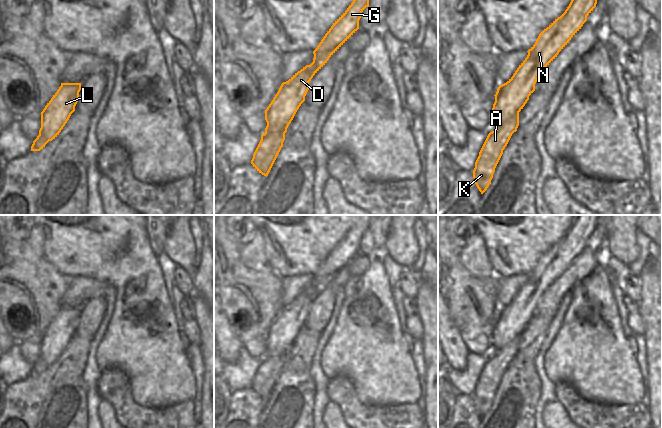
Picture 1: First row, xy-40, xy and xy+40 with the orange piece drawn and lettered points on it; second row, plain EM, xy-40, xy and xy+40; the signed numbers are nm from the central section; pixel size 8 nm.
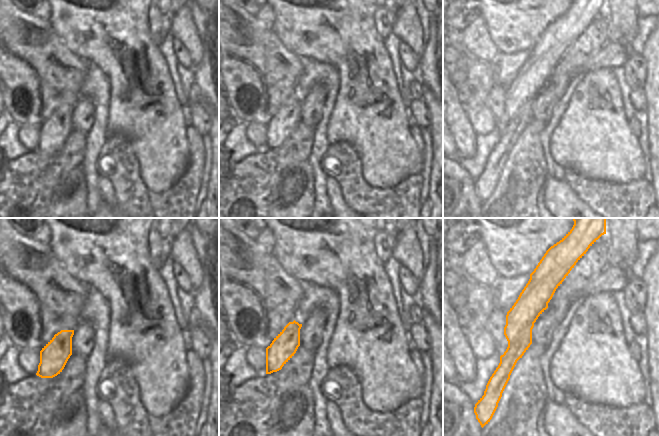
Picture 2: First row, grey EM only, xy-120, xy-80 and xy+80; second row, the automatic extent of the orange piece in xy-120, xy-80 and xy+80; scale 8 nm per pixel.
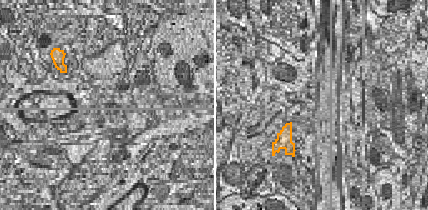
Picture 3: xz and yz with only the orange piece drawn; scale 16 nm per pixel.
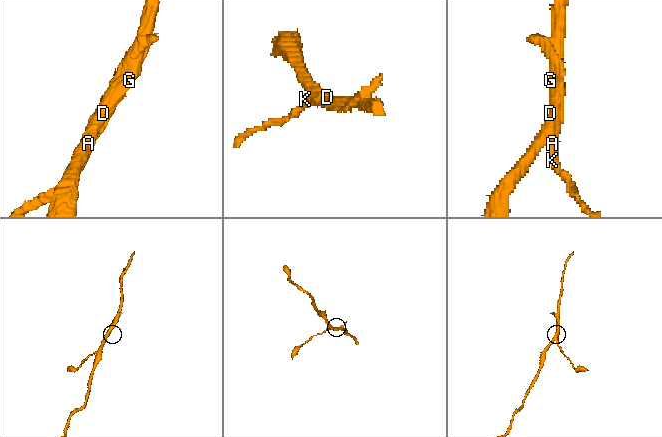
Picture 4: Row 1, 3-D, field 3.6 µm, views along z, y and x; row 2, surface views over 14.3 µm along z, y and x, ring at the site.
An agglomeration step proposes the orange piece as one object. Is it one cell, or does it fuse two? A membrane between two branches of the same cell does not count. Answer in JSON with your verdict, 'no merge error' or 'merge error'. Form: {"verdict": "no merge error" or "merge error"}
{"verdict": "merge error"}

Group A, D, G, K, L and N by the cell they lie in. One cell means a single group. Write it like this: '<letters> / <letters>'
A K / D G L N

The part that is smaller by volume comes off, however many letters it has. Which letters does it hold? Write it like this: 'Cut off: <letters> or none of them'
Cut off: A, K.

